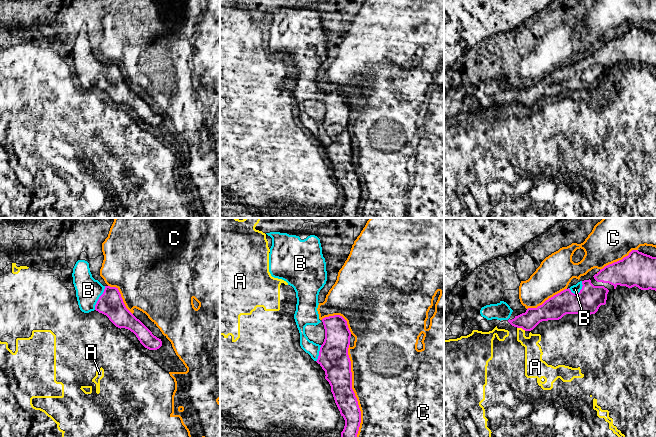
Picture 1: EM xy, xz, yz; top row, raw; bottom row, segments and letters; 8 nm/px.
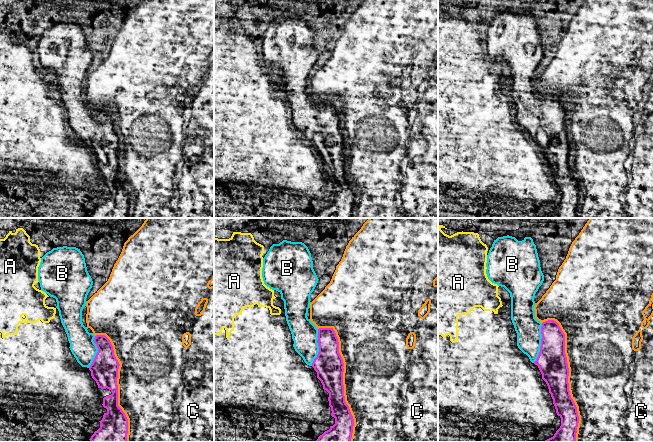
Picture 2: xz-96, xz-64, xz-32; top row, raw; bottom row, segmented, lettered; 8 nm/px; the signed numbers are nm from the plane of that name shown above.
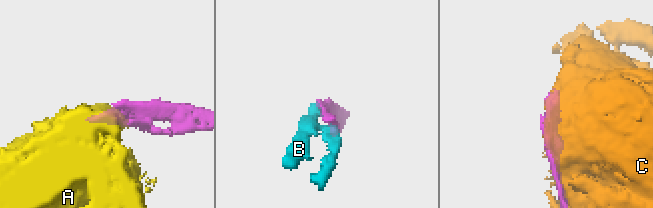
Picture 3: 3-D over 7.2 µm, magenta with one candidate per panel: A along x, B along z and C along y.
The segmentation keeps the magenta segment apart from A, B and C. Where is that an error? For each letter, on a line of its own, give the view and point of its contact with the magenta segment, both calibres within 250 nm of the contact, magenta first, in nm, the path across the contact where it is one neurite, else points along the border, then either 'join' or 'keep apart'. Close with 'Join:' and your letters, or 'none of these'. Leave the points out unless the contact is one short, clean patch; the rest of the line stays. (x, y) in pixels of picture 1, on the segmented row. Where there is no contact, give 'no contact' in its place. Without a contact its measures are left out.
A: meets magenta in yz at (521, 327); 150 nm thick on the magenta side, 140 nm on the other; border along yz (517, 327), (525, 330); keep apart
B: meets magenta in xy at (99, 298); 200 nm thick on the magenta side, 200 nm on the other; join
C: meets magenta in xz at (352, 390); 220 nm thick on the magenta side, 480 nm on the other; keep apart
Join: B

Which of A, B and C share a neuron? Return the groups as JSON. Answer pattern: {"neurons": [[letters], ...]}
{"neurons": [["A"], ["B"], ["C"]]}

